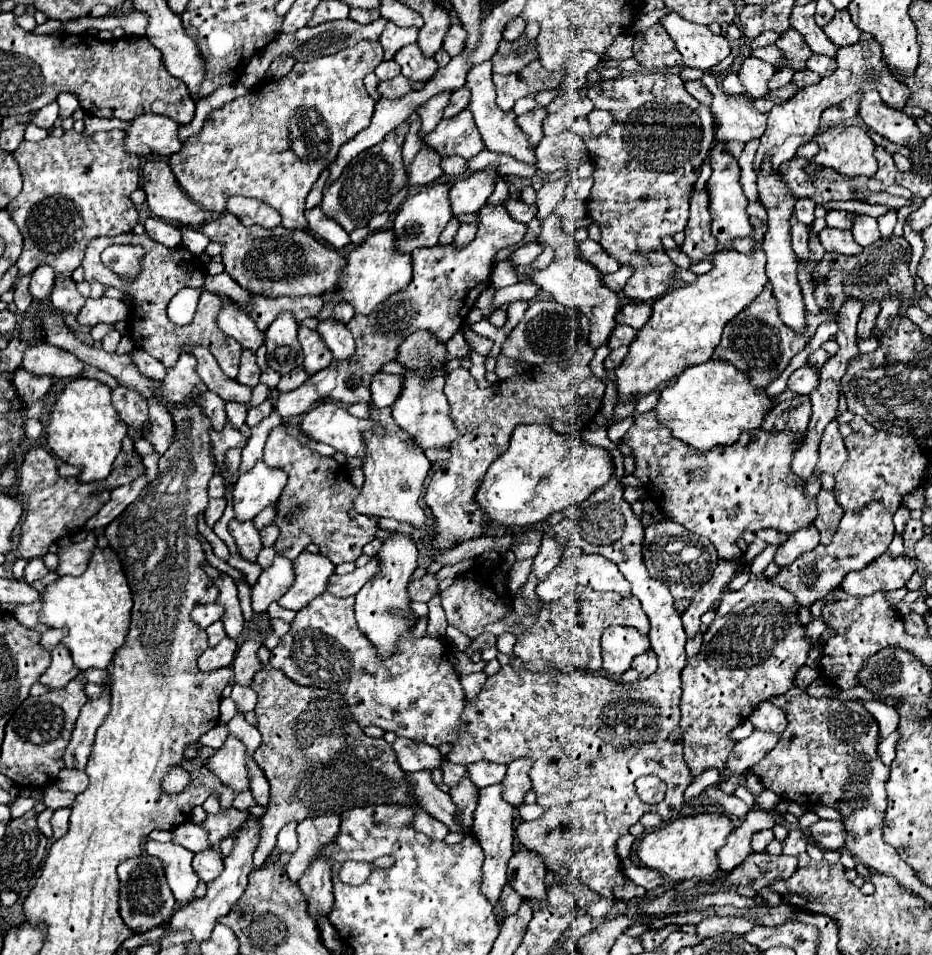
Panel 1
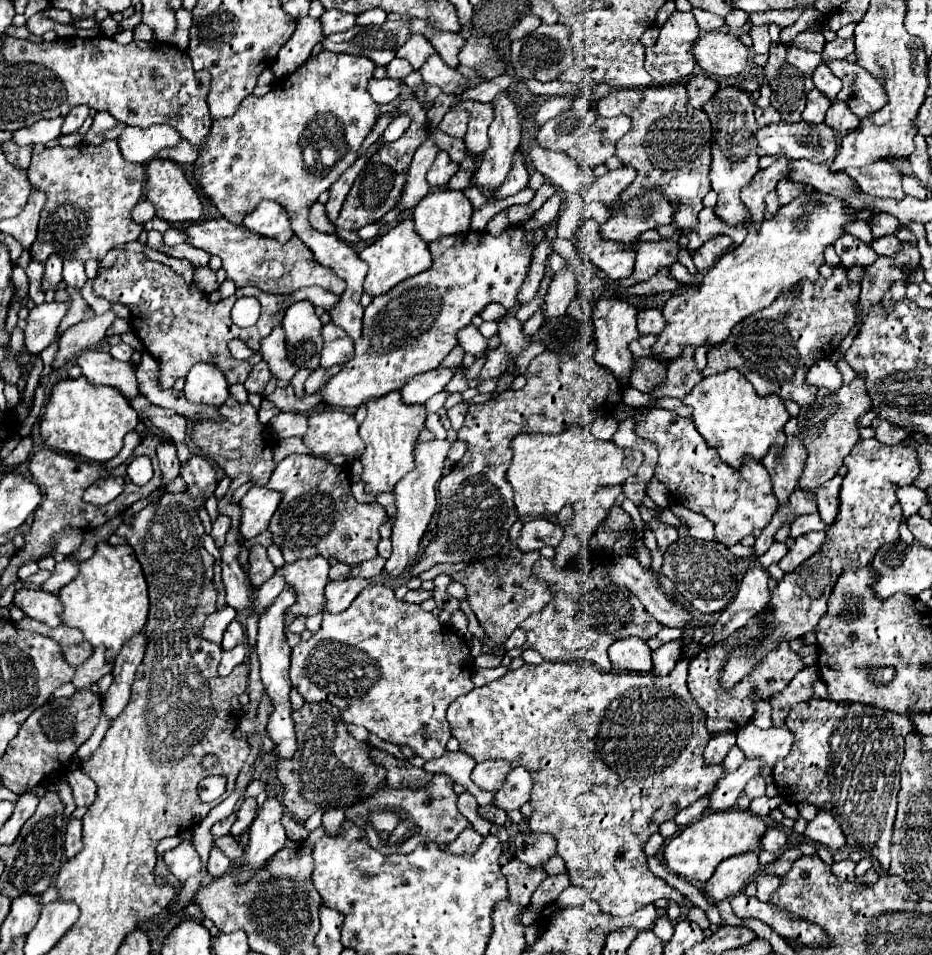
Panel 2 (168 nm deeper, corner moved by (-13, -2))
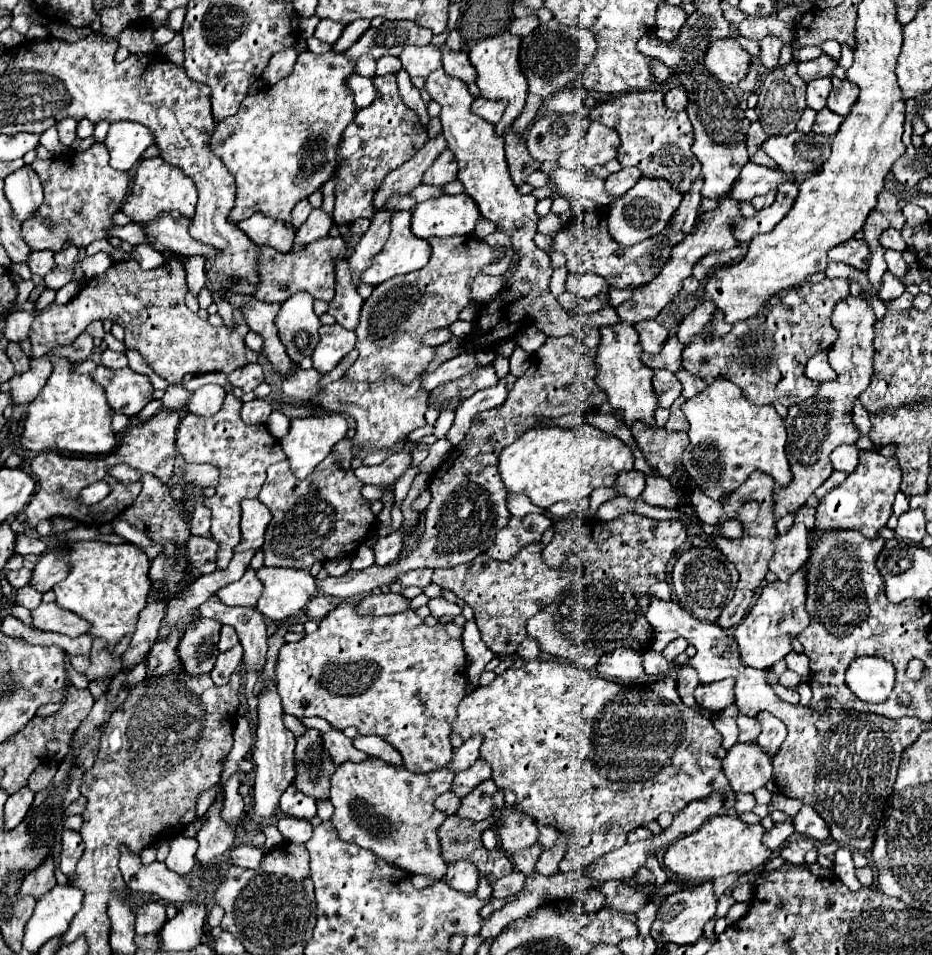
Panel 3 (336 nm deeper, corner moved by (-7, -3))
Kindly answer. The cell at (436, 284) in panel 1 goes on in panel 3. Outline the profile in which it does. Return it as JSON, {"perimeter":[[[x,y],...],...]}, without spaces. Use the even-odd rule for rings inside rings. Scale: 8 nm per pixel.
{"perimeter":[[[473,235],[429,237],[429,245],[431,259],[423,269],[381,283],[365,301],[355,329],[359,357],[347,369],[345,379],[365,383],[385,381],[387,377],[395,377],[401,383],[419,379],[435,359],[435,347],[423,343],[425,333],[449,327],[459,319],[459,313],[473,303],[471,283],[477,275],[483,275],[481,269],[485,265],[497,259],[495,249]]]}

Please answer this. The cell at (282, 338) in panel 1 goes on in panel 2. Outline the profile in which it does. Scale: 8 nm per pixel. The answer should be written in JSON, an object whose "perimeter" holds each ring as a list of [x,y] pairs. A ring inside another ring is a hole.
{"perimeter":[[[309,300],[293,304],[281,322],[285,330],[287,356],[297,368],[317,368],[323,348],[321,320]]]}

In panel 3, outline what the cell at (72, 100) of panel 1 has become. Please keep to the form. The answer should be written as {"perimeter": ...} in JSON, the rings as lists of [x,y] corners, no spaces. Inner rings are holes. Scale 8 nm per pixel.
{"perimeter":[[[63,119],[61,123],[57,123],[57,131],[59,131],[59,141],[63,145],[71,145],[73,139],[75,139],[75,127],[77,127],[77,121],[73,119]]]}

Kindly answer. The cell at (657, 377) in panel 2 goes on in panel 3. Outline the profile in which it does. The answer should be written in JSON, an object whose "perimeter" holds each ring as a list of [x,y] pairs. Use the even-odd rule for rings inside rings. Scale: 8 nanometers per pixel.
{"perimeter":[[[655,369],[653,391],[655,391],[657,399],[659,399],[659,407],[669,409],[671,403],[681,395],[681,383],[679,383],[679,379],[671,371]]]}

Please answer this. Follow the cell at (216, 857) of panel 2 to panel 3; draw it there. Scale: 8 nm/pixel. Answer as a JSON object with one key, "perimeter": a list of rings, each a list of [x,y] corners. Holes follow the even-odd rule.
{"perimeter":[[[213,803],[207,811],[209,821],[203,825],[203,829],[197,833],[199,849],[197,849],[197,861],[203,867],[211,867],[219,863],[221,855],[233,845],[235,829],[223,823],[221,819],[221,805]]]}

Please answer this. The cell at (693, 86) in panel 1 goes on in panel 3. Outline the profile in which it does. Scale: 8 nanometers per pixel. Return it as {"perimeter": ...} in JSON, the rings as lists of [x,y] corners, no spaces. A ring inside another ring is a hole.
{"perimeter":[[[673,87],[671,91],[667,91],[665,93],[665,103],[673,111],[683,111],[687,107],[687,103],[689,103],[685,87]]]}

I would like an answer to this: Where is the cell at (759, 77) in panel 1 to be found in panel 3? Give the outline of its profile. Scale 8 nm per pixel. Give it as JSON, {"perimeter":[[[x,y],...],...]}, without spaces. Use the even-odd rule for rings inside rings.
{"perimeter":[[[769,35],[761,41],[761,55],[759,55],[759,61],[763,67],[767,69],[773,69],[779,61],[779,51],[781,51],[783,43],[775,37],[775,35]]]}

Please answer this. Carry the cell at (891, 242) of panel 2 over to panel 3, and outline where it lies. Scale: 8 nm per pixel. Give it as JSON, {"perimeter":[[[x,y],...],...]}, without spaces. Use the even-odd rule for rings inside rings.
{"perimeter":[[[887,249],[887,251],[885,251],[885,261],[887,261],[887,267],[889,267],[889,271],[891,271],[893,275],[901,277],[901,275],[907,273],[907,263],[903,261],[903,257],[901,257],[899,251]]]}

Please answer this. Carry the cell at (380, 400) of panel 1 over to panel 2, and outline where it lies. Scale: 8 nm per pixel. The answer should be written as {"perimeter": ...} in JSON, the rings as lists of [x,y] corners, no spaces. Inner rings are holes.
{"perimeter":[[[439,366],[431,372],[409,378],[409,382],[401,388],[403,402],[405,404],[425,404],[431,396],[435,396],[447,386],[447,382],[455,376],[455,372],[457,372],[457,366],[453,368]]]}

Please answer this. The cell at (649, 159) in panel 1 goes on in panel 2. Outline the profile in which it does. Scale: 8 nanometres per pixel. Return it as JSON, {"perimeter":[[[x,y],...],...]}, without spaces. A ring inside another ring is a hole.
{"perimeter":[[[683,84],[673,86],[651,86],[651,88],[629,88],[629,90],[613,90],[597,104],[597,112],[601,116],[619,116],[625,114],[631,118],[631,130],[617,142],[617,152],[623,164],[633,166],[637,170],[635,182],[621,194],[621,202],[627,202],[635,194],[643,194],[649,188],[659,188],[673,204],[675,216],[673,226],[691,228],[697,224],[697,214],[703,208],[701,200],[711,190],[709,182],[709,166],[711,166],[711,122],[703,110],[695,110],[687,102],[687,90]]]}

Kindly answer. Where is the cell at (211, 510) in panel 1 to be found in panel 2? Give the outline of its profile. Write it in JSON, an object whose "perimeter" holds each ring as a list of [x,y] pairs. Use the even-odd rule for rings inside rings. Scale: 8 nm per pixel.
{"perimeter":[[[219,516],[217,520],[213,520],[211,536],[215,538],[215,546],[217,546],[217,548],[221,548],[221,546],[225,544],[225,534],[227,534],[229,526],[231,526],[231,522],[229,522],[229,518],[225,518],[225,516]]]}

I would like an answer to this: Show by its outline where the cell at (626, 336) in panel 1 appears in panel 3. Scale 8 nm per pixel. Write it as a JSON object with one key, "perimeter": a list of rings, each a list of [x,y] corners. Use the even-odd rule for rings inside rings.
{"perimeter":[[[671,337],[665,341],[665,345],[661,347],[661,351],[657,355],[641,353],[641,359],[651,369],[669,369],[675,373],[681,369],[681,351],[683,351],[683,345],[679,343],[679,339]]]}

